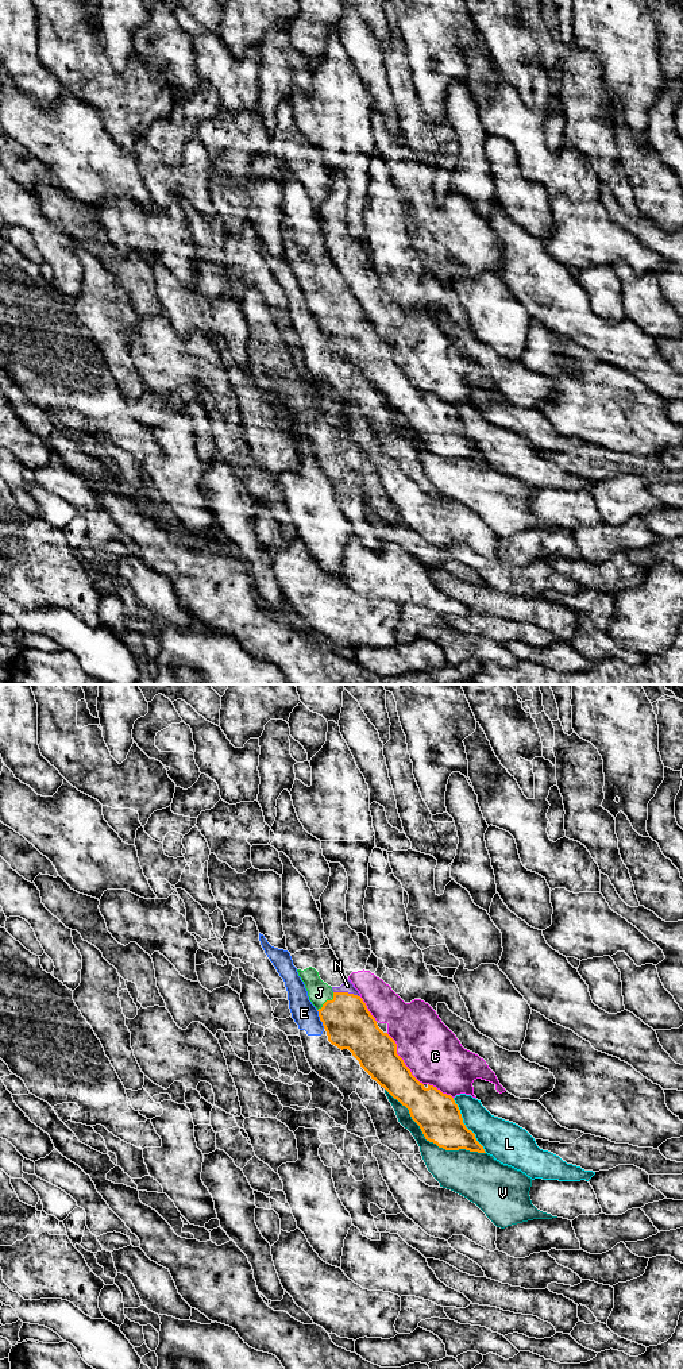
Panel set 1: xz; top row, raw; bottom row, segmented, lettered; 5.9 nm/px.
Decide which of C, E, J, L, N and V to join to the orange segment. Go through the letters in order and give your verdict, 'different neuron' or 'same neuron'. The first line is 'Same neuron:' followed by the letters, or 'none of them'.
Same neuron: J, N
C: different neuron
E: different neuron
J: same neuron
L: different neuron
N: same neuron
V: different neuron

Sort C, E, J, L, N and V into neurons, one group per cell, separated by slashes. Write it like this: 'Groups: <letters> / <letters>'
Groups: C / E / J N / L / V

